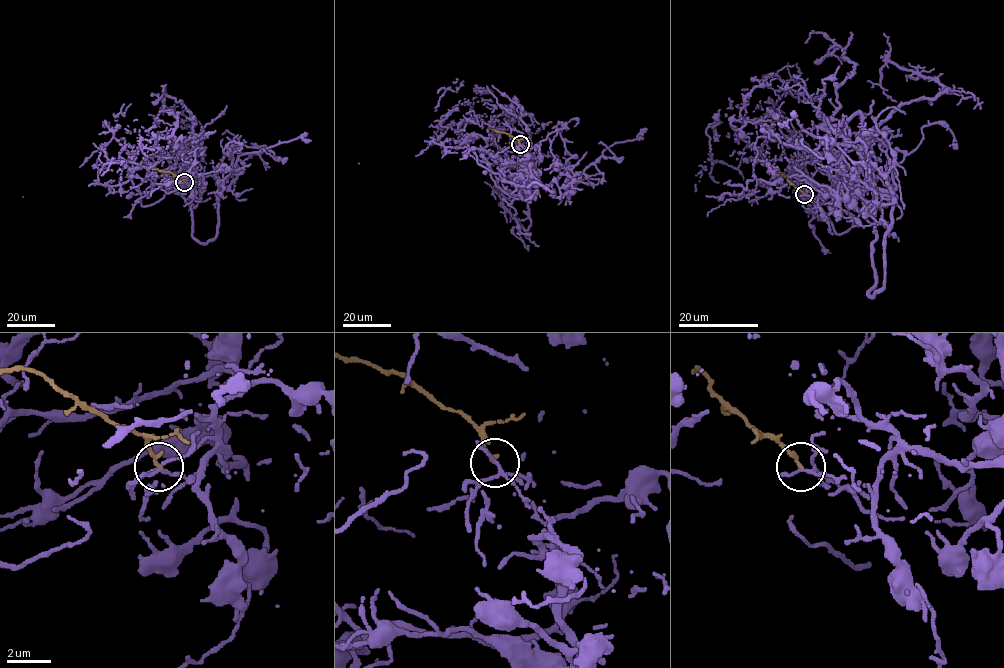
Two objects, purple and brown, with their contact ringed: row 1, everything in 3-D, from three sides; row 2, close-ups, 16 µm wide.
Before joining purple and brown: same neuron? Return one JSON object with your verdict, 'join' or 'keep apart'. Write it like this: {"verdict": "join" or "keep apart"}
{"verdict": "keep apart"}

